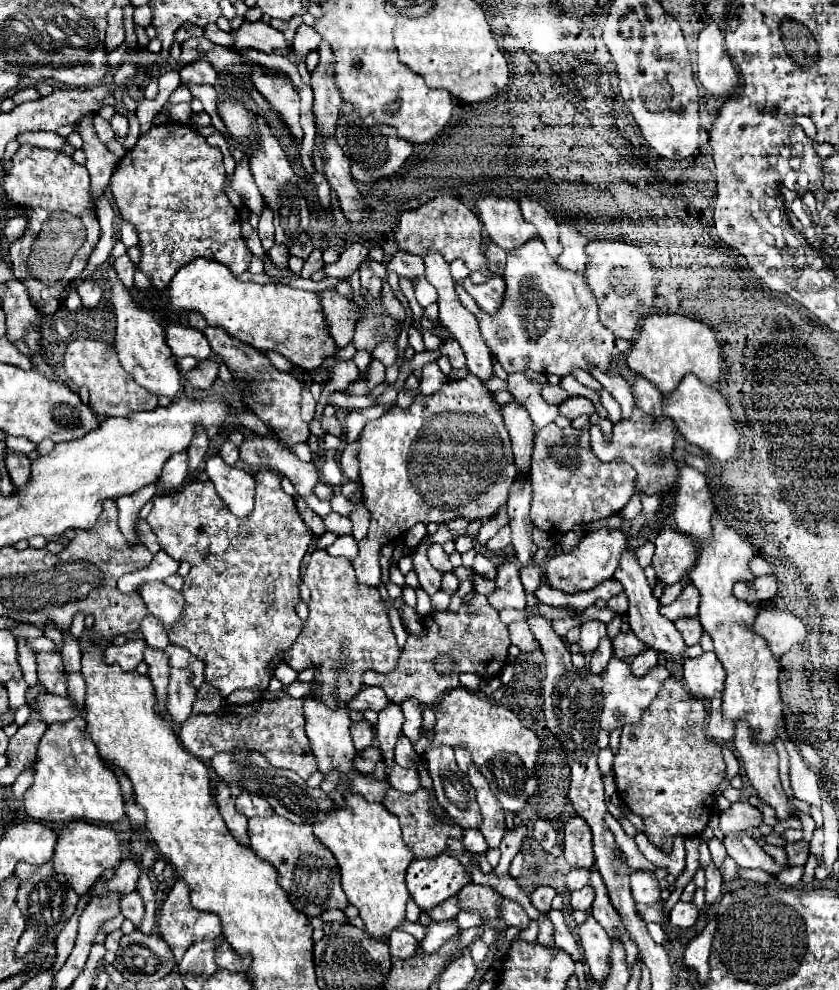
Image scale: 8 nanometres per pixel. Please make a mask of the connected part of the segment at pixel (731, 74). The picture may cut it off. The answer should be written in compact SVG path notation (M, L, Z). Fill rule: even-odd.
M709 25L699 33L699 57L697 57L697 75L701 85L713 97L727 97L739 85L739 75L733 67L733 61L725 47L723 33Z

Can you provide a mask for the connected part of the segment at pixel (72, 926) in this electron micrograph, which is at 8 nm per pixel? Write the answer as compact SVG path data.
M87 895L79 899L77 911L75 911L73 917L67 921L67 925L63 927L63 931L59 933L59 937L57 937L57 941L55 941L55 945L57 945L57 957L55 957L55 963L53 963L53 967L51 967L51 973L57 973L57 969L61 969L61 965L65 965L69 953L73 951L73 941L75 941L75 937L77 937L77 919L79 919L81 911L85 909L87 901L89 901Z

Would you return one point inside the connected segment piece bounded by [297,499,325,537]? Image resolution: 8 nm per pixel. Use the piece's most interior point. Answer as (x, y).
(312, 520)

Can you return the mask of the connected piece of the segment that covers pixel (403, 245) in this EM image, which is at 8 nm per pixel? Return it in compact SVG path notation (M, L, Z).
M451 195L435 197L419 209L405 211L395 233L395 245L407 253L425 255L429 249L437 249L447 263L461 259L469 267L469 271L489 273L489 261L481 251L481 239L481 221L477 219L477 215Z

